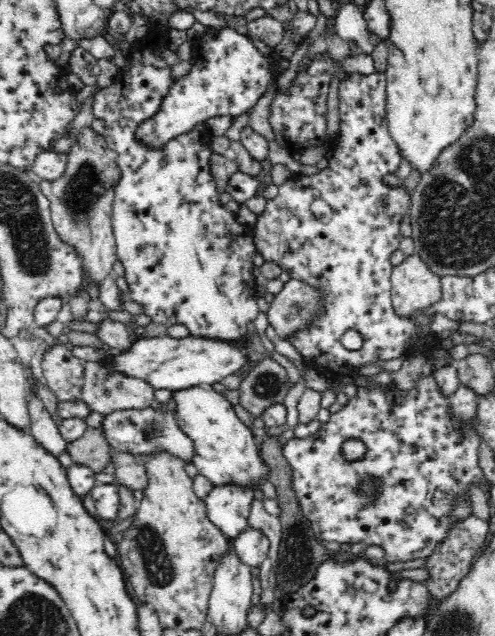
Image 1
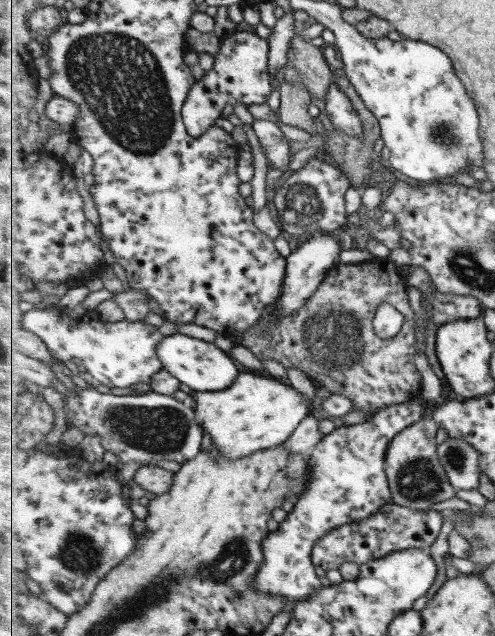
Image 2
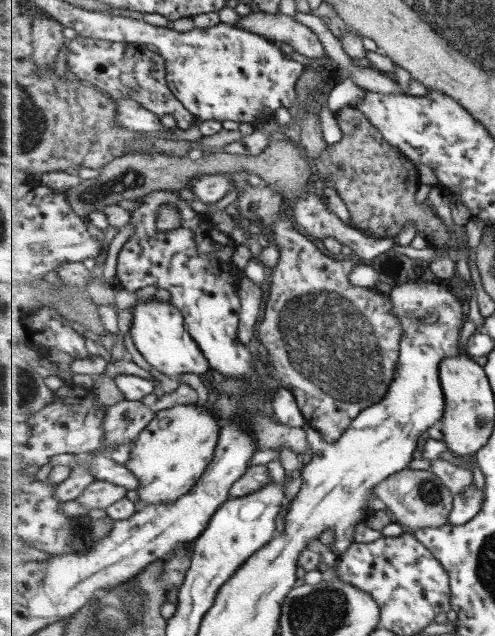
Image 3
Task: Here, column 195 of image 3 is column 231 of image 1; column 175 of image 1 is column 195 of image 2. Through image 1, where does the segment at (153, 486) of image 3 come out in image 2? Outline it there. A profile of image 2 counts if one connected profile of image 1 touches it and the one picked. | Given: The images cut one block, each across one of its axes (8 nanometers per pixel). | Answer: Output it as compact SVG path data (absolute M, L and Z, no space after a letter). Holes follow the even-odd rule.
M247 370L240 373L235 383L231 387L219 392L192 392L190 398L195 400L195 411L197 411L197 421L200 426L211 436L212 444L229 459L243 459L256 454L257 451L283 445L285 440L291 438L296 431L298 424L312 413L317 413L318 400L311 400L297 392L287 380L275 379L267 373Z

